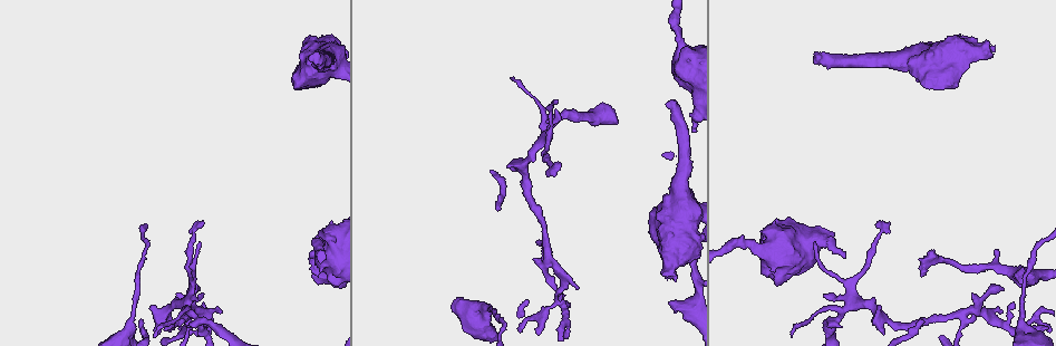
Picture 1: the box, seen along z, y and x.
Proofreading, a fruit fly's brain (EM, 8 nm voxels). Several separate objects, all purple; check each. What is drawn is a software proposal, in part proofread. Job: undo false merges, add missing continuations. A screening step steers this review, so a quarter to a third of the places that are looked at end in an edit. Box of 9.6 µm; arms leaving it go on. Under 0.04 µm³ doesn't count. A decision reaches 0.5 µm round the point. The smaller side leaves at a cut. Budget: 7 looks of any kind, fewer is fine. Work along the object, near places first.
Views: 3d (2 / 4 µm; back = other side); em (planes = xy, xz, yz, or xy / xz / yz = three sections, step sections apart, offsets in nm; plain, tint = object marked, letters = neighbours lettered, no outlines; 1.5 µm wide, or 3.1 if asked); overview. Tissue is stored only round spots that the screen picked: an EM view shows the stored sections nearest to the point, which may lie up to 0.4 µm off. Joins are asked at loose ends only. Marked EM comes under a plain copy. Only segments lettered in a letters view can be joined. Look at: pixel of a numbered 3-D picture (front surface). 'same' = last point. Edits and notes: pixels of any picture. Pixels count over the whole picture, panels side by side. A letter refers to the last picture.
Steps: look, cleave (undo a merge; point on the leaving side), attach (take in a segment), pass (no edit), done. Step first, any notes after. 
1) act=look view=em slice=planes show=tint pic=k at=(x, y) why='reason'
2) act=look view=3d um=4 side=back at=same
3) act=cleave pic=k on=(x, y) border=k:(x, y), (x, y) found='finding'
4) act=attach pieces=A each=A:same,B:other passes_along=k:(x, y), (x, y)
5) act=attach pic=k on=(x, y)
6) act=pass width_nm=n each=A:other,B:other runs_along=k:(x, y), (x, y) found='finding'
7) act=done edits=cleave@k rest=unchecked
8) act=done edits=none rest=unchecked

act=look view=em slice=planes show=letters pic=1 at=(675, 281) why='an open end'

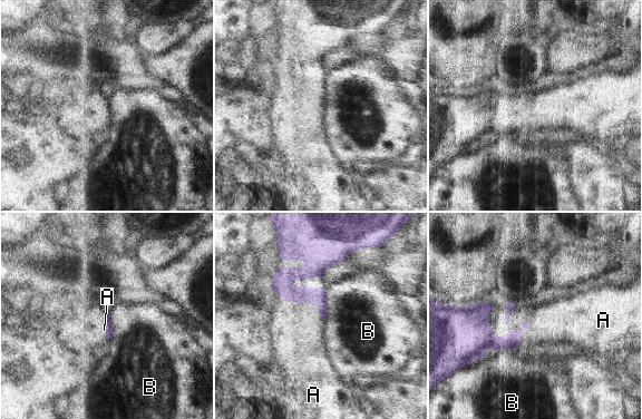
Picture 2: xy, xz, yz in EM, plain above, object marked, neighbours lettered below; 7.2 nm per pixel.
act=attach pieces=A each=A:same,B:other found='the neuron continues'

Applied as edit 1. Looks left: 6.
act=look view=em slice=planes show=letters pic=1 at=(1017, 277) why='free end'

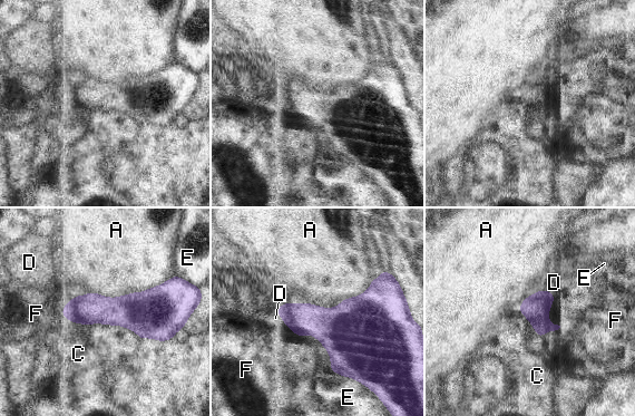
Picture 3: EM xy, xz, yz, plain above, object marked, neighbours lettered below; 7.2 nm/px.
act=pass longest_contact=A:600nm each=A:other,C:other,D:other,E:other,F:other border=3:(60, 312), (129, 328), (140, 340) found='none of them fits'

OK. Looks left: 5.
act=look view=em slice=planes show=letters pic=1 at=(557, 102) why='an open end'

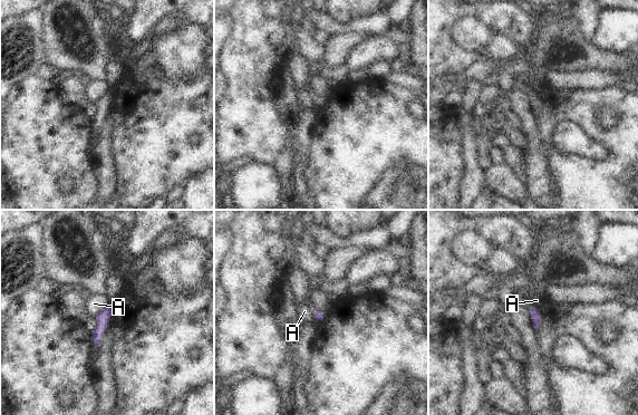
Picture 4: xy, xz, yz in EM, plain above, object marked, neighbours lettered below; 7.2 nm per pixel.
act=pass width_nm=80 each=A:other runs_along=4:(108, 307), (94, 339) found='none of them fits'

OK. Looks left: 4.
act=done edits=attach@2 rest=unchecked

